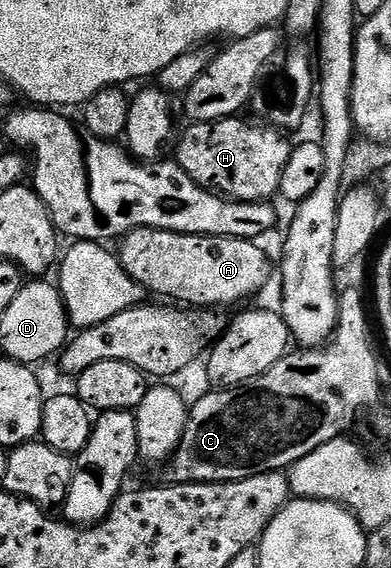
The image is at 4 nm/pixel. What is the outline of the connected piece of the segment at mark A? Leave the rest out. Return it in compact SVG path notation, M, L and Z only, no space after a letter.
M142 227L122 236L117 248L119 264L143 286L144 292L164 295L179 305L191 309L207 309L203 307L227 307L230 303L239 303L250 295L255 295L271 279L271 259L258 246L258 242L250 239L238 239L228 235L186 235L162 231L152 227Z

